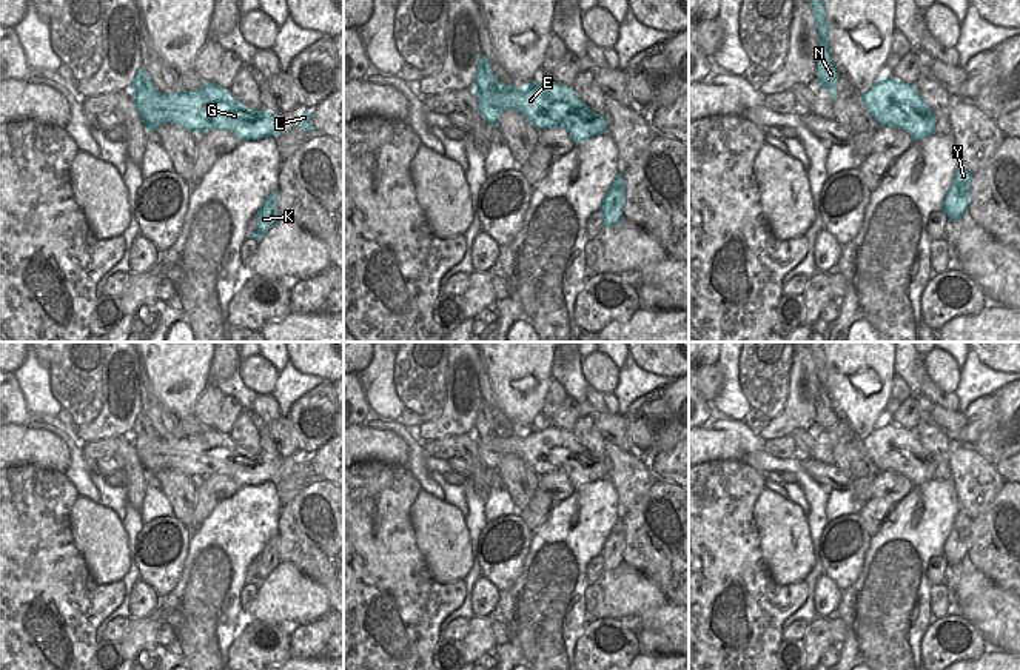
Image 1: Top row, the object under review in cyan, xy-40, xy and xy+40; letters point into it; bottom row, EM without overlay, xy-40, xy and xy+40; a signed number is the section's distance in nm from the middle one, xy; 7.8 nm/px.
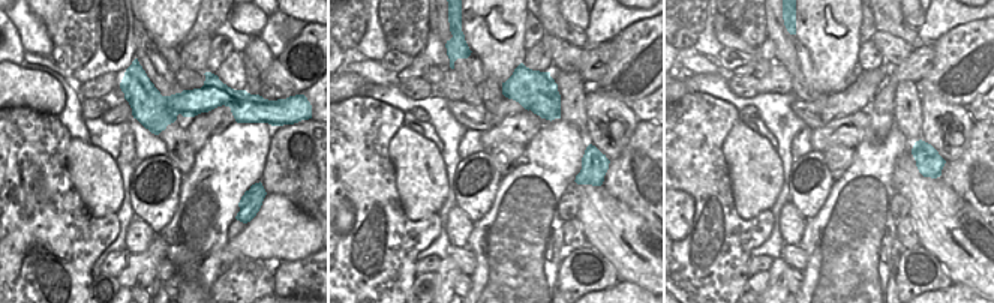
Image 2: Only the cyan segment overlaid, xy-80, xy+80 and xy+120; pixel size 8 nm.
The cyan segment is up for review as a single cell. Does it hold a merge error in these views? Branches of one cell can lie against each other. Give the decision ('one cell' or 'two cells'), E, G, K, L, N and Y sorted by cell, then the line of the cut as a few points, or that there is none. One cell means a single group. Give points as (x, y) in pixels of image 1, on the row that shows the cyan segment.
two cells | E K N Y / G L | xy-40 (233, 97), (216, 97), (210, 102), (211, 128)

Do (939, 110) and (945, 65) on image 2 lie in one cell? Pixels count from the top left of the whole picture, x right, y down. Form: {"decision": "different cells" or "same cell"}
{"decision": "different cells"}

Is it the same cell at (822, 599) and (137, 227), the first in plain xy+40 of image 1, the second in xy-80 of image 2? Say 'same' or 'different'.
same

